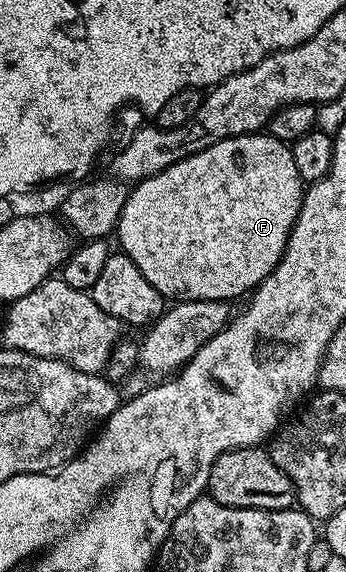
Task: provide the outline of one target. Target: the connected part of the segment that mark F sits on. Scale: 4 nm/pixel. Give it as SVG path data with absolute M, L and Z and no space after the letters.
M266 131L229 137L204 151L193 153L180 163L172 163L172 167L168 167L148 179L137 182L130 189L128 199L124 203L124 211L120 211L120 219L116 226L117 248L125 253L128 259L132 259L132 263L136 263L136 267L140 267L140 275L144 275L144 279L148 279L148 283L152 283L152 287L156 287L156 291L160 291L167 299L173 299L175 302L224 301L230 303L233 302L233 297L243 296L242 298L245 298L253 293L259 283L280 263L290 238L290 232L302 206L303 192L304 182L300 179L300 171L296 171L296 162L292 160L292 148L287 142L277 141Z

